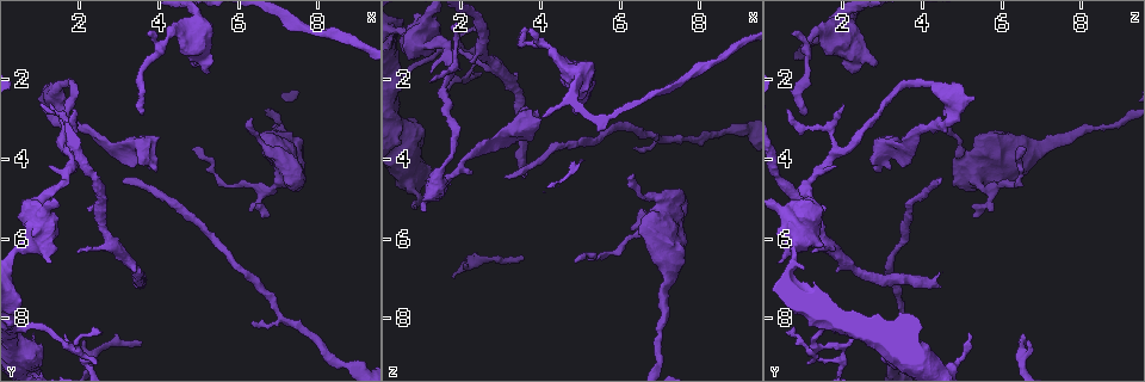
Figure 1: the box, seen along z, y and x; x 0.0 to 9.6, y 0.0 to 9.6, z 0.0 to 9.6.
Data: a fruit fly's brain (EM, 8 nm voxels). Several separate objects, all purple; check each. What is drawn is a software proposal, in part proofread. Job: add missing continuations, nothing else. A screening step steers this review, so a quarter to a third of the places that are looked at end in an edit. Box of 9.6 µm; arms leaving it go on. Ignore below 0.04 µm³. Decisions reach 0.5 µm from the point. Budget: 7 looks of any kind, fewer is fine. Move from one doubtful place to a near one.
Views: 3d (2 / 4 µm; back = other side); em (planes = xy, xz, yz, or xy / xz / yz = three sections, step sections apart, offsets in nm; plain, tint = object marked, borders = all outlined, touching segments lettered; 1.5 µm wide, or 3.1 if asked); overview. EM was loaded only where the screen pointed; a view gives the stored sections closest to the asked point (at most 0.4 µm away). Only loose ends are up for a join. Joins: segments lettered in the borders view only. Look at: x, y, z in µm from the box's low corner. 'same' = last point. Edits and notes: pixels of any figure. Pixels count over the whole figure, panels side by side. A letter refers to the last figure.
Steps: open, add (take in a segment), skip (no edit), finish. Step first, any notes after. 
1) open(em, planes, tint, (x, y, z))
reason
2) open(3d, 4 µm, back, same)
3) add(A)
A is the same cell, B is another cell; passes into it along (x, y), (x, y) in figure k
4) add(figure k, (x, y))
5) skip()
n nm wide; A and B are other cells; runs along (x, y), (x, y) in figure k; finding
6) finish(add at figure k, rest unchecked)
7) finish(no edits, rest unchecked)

open(em, xz, step 4, tint, (3.60, 6.90, 4.40))
end of a long branch

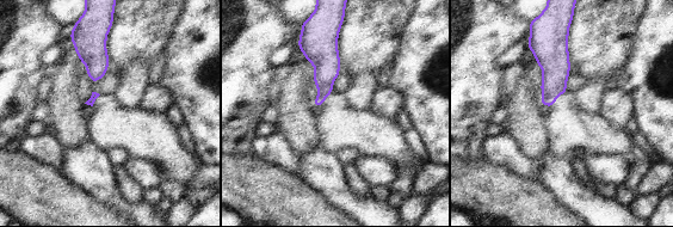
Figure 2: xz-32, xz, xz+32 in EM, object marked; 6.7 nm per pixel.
open(em, planes, tint, same)

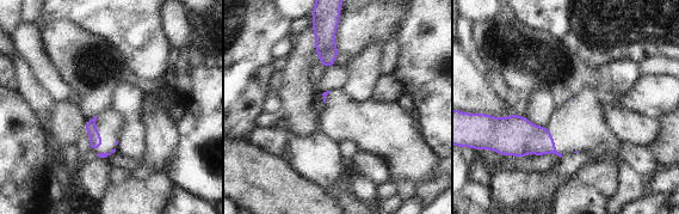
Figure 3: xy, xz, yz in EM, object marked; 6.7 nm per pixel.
open(em, planes, borders, same)
see the neighbours

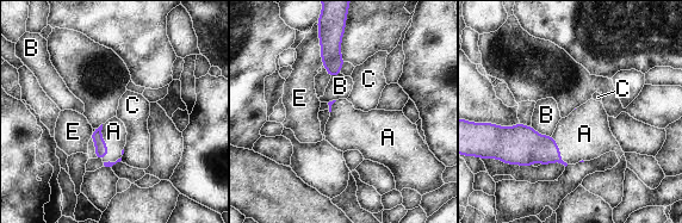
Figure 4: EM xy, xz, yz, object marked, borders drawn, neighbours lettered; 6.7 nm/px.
add(A)
A is the same cell, B, C and E are other cells; passes into it along (100, 146), (104, 142), (113, 131) in figure 4; the neuron continues

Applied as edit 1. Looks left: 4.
open(3d, 2 µm, (3.10, 4.50, 4.55))
an open end

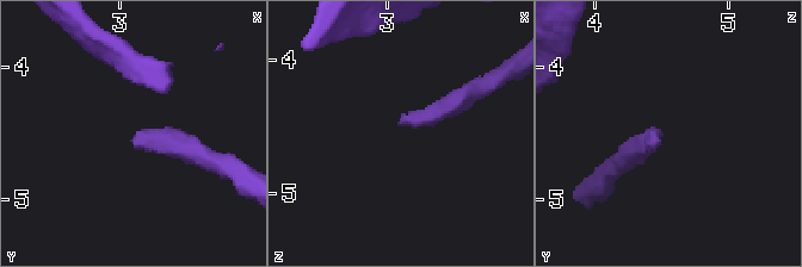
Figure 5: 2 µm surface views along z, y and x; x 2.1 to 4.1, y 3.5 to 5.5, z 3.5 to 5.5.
open(em, planes, borders, (3.08, 4.56, 4.50))
now the EM

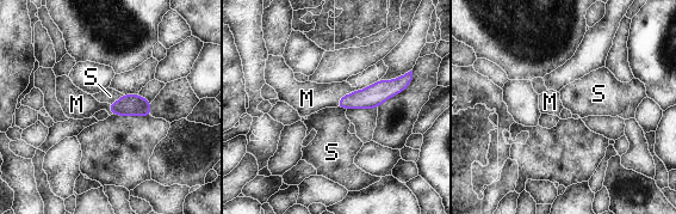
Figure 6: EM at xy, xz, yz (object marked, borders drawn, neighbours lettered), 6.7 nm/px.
add(M)
120 nm wide; M is the same cell, S is another cell; passes into it along (376, 95), (355, 91), (320, 96) in figure 6; the neuron continues

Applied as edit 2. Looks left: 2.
finish(add at figure 4, add at figure 6, rest unchecked)

